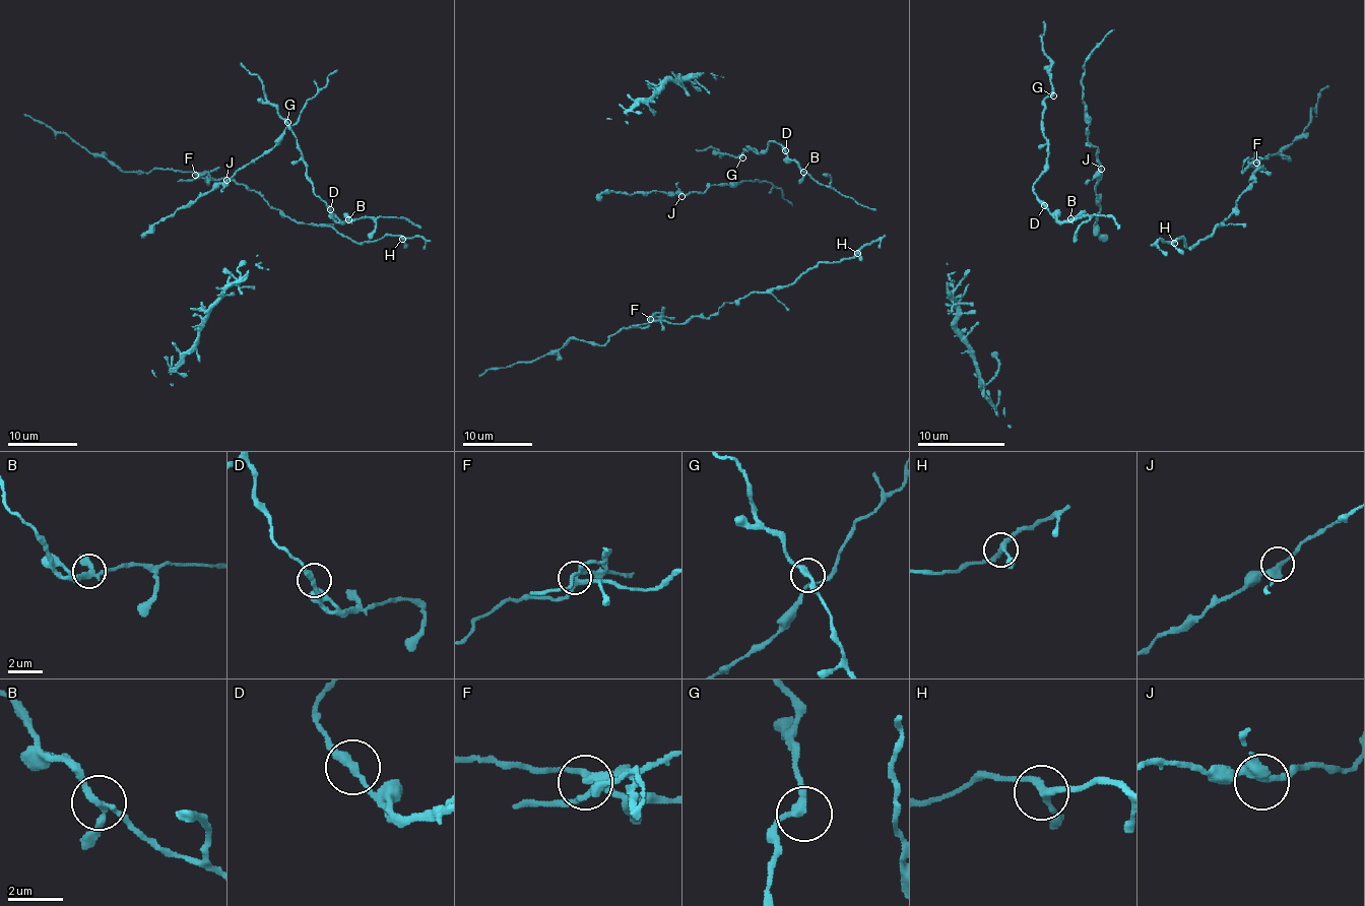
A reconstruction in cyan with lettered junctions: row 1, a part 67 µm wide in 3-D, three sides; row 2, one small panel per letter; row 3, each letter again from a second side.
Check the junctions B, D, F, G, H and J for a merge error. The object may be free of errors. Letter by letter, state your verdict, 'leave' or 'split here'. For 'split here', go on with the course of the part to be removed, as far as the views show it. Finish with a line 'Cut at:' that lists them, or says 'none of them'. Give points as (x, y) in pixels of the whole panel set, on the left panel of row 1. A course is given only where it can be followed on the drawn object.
B: leave
D: leave
F: split here; foreign part runs (195, 175), (210, 173), (219, 168)
G: leave
H: leave
J: leave
Cut at: F

